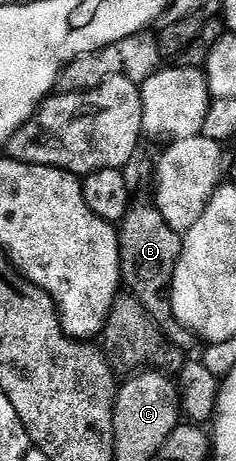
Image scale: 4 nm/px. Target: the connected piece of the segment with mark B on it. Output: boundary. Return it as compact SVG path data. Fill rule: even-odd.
M135 202L127 211L123 221L118 225L120 234L120 276L130 288L131 296L146 307L146 311L154 319L154 323L168 336L171 345L191 351L198 345L198 338L185 329L172 313L170 286L176 270L176 260L180 257L182 244L181 234L167 226L166 221L157 208L148 203Z

